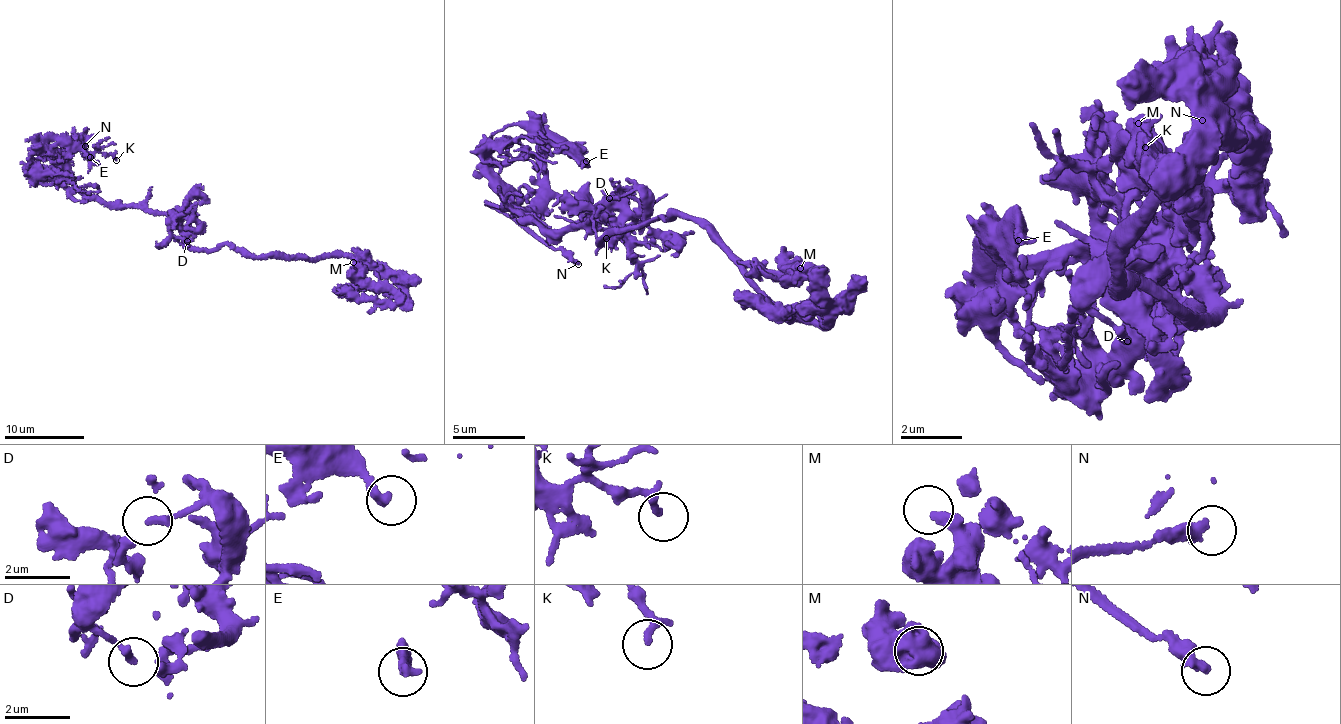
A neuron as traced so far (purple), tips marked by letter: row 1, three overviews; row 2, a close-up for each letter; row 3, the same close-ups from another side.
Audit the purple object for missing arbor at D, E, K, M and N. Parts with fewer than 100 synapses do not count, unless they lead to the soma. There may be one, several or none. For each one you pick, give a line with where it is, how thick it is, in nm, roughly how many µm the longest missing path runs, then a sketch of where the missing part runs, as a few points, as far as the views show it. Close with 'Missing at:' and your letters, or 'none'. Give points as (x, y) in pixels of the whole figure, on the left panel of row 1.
N: Place: (85, 146). Thickness 360 nm. Missing length about 35 µm. Course of what is missing: (85, 146), (127, 130), (199, 118), (206, 113), (215, 90), (210, 74), (213, 57), (223, 52), (233, 31)
Missing at: N

